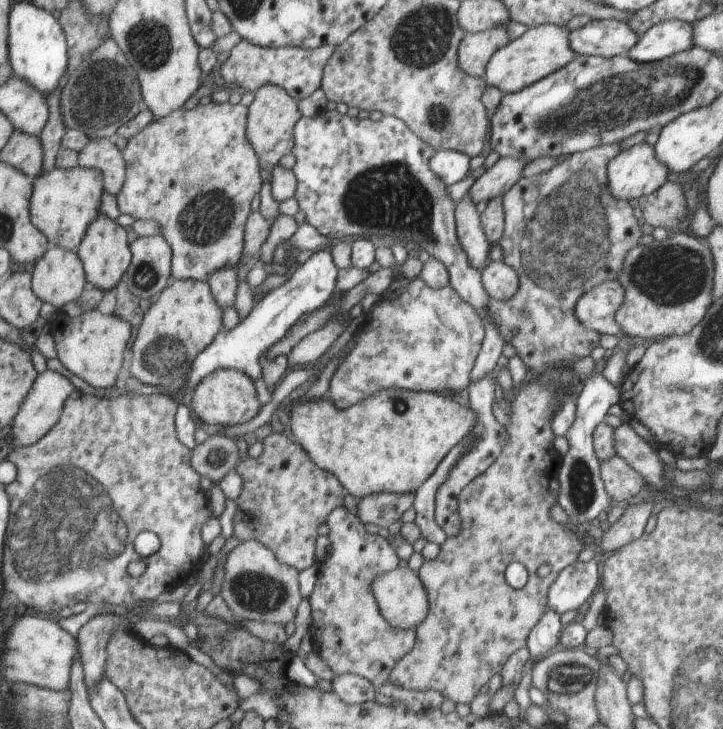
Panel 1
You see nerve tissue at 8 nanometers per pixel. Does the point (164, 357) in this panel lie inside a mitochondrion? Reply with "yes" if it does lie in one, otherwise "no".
yes

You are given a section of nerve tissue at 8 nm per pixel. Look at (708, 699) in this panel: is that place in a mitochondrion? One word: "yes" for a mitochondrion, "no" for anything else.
yes

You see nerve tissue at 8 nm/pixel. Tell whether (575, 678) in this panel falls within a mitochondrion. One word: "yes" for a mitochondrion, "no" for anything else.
yes

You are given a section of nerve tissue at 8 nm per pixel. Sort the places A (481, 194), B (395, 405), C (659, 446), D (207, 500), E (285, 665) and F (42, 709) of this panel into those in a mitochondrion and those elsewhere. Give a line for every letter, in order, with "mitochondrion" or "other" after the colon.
A: other
B: mitochondrion
C: other
D: other
E: other
F: mitochondrion

